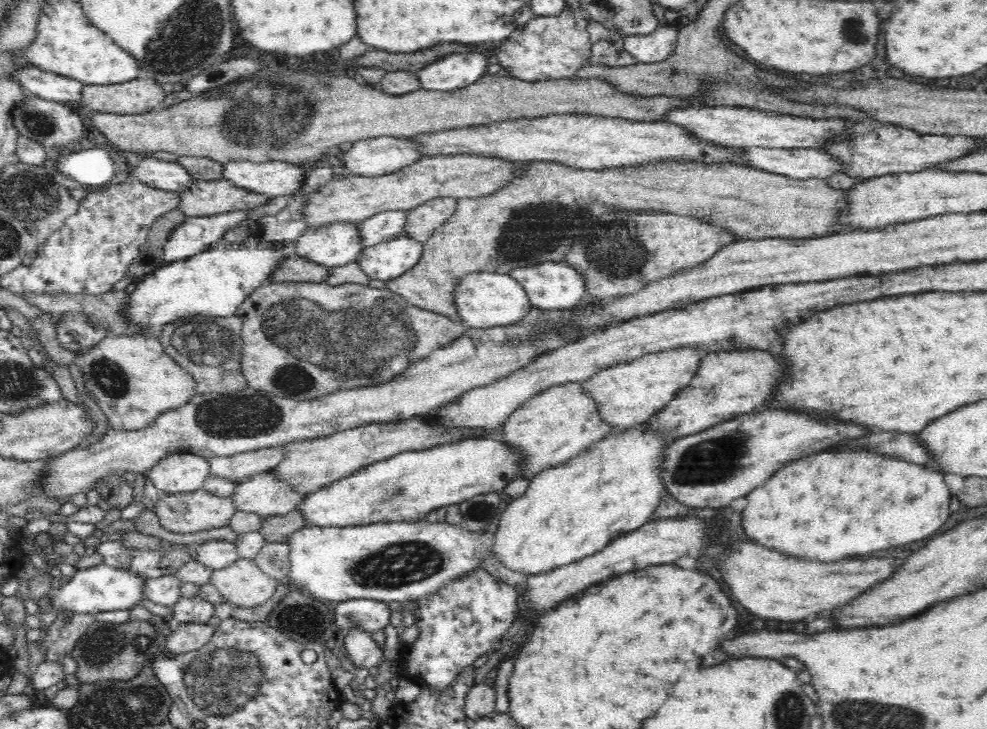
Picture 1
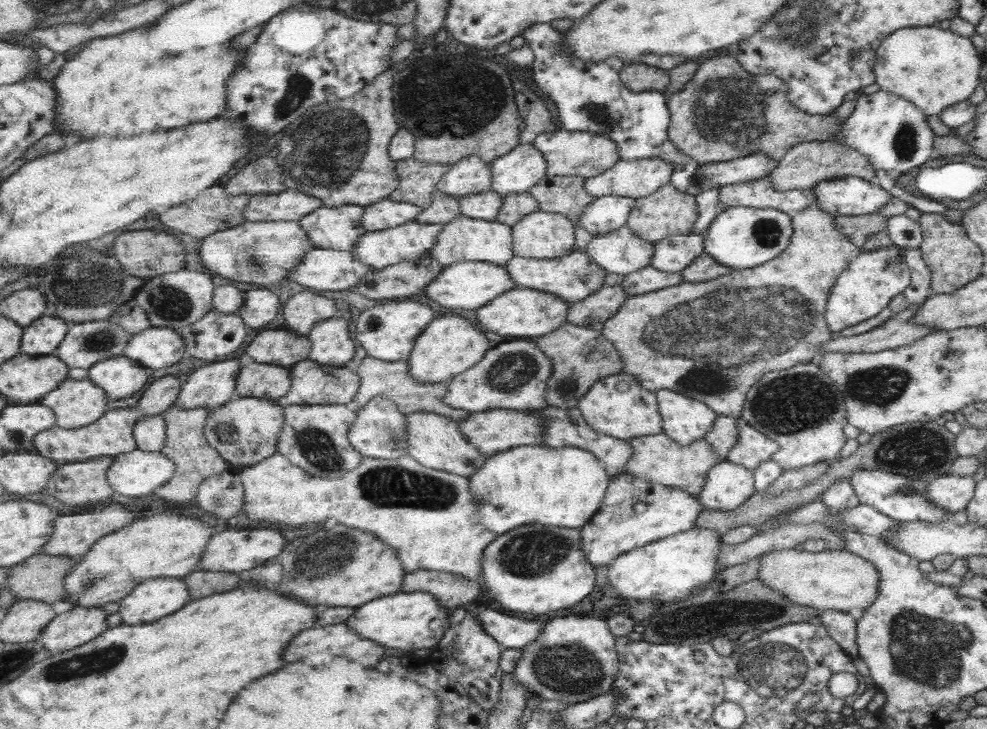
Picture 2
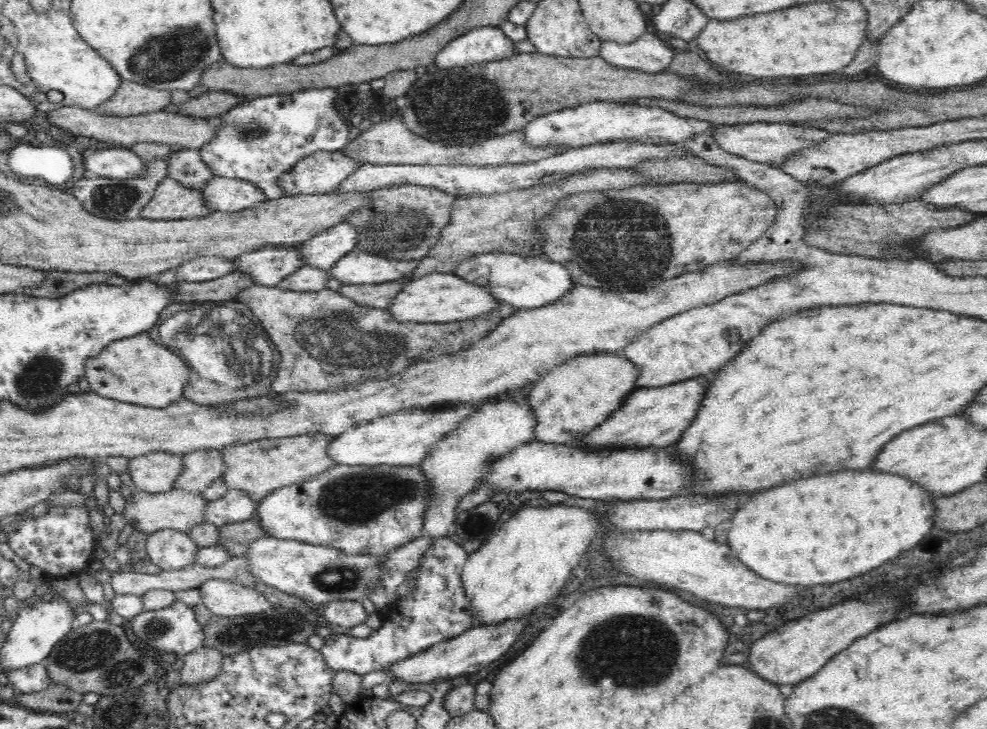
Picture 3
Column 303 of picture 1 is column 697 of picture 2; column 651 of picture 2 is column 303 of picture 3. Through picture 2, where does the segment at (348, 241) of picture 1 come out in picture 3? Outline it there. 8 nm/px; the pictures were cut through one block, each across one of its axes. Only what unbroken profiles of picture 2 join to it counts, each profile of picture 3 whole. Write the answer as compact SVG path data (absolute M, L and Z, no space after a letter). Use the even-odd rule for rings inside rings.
M302 244L294 246L268 246L260 252L250 252L238 258L238 270L252 276L258 286L278 286L284 278L296 274L300 268L308 266L300 254Z

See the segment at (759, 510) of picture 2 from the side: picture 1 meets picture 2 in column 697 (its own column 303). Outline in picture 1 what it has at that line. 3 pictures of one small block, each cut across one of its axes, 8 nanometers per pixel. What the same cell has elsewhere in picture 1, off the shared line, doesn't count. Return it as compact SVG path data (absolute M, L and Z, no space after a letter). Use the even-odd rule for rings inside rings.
M294 510L286 516L266 516L262 520L260 534L264 534L264 540L268 544L290 544L290 538L294 532L306 528L306 518L300 510Z

